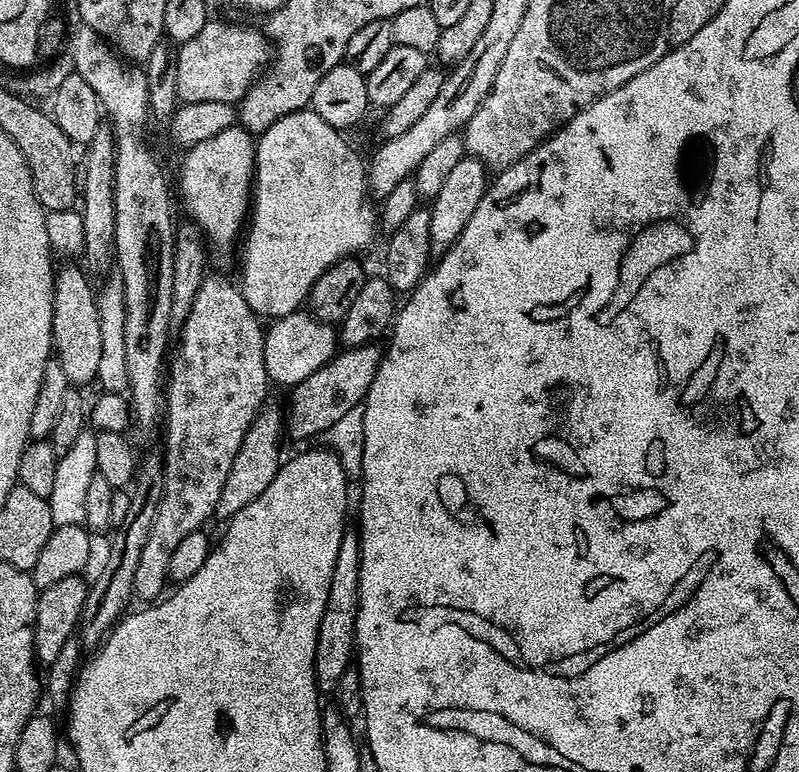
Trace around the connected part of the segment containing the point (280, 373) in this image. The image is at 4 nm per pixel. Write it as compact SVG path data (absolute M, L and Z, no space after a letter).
M297 310L273 319L264 334L266 374L273 385L291 386L310 378L314 370L327 364L338 351L338 332L333 325L323 324L307 311Z

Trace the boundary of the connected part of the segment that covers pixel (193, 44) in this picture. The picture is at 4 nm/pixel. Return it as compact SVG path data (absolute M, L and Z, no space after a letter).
M210 18L190 42L179 45L174 56L177 101L226 102L235 105L250 90L262 70L267 69L274 49L265 33L244 24L223 24Z

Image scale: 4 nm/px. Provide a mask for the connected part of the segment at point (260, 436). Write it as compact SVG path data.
M265 406L254 418L250 430L246 430L246 438L242 438L242 446L238 446L238 454L234 454L234 466L230 466L230 474L222 486L222 494L218 494L215 515L231 518L242 510L242 506L250 506L270 482L274 482L274 474L278 474L282 463L280 456L280 439L286 436L286 416L271 406Z

